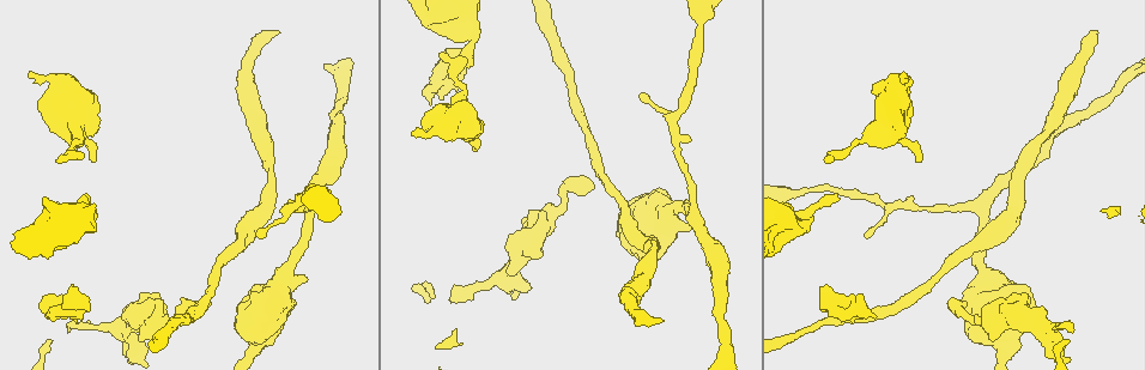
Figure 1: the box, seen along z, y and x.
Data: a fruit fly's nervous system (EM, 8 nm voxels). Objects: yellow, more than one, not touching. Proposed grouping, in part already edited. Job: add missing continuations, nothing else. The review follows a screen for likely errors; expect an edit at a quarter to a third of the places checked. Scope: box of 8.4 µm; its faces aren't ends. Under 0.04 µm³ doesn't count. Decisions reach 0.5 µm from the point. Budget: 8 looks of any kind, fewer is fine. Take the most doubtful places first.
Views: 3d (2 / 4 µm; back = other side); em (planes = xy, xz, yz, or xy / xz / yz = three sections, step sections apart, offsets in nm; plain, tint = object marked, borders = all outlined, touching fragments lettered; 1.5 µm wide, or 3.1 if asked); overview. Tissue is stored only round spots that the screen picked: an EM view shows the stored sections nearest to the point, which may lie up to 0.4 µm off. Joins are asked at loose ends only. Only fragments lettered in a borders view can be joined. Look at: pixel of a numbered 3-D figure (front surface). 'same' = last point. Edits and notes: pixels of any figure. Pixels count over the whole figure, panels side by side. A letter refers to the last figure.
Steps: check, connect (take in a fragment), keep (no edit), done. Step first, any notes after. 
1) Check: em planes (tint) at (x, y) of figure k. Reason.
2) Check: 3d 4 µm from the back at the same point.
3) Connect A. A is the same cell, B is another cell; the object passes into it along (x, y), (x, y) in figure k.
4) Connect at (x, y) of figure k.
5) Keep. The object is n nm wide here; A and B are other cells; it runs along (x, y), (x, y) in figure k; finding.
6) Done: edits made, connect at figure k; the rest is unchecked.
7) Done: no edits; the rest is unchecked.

Check: 3d 4 µm at (470, 63) of figure 1.

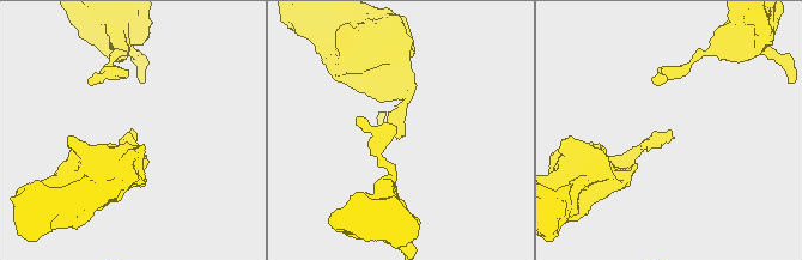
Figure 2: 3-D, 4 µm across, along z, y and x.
Check: em planes (borders) at (402, 134) of figure 2.

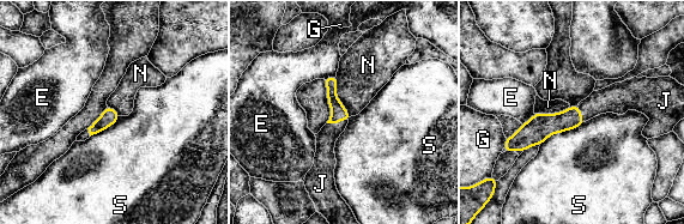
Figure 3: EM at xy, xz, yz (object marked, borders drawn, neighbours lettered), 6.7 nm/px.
Connect at (325, 157) of figure 3. The object is 110 nm wide here; the longest contact is with S, 360 nm; J is the same cell, E, G, N and S are other cells; it goes on there.

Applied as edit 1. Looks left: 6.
Check: 3d 2 µm at (1093, 33) of figure 1. Free end.

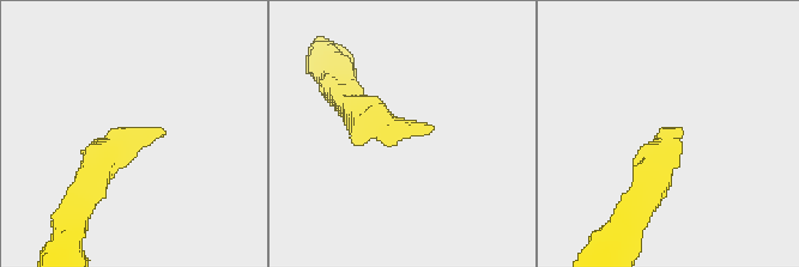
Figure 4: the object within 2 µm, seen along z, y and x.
Check: em planes (plain) at (668, 130) of figure 4.

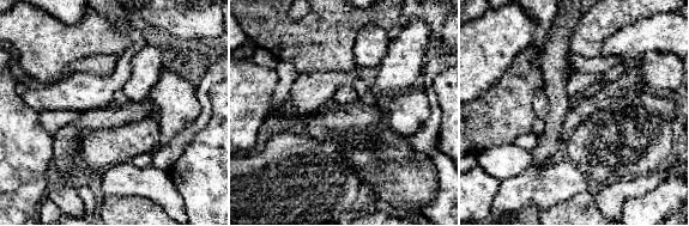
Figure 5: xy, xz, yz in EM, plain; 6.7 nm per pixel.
Check: em planes (borders) at the same point. What lies round it.

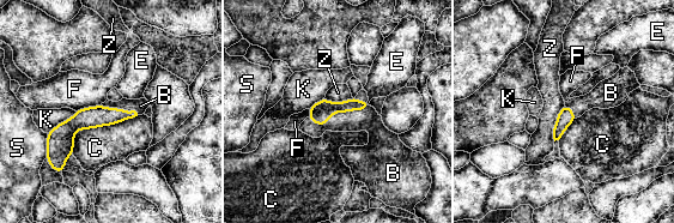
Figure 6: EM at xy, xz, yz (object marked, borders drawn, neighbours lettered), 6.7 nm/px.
Connect at (369, 120) of figure 6. B is the same cell, C, E, F, K, S and Z are other cells; the object passes into it along (319, 113), (338, 112), (369, 120) in figure 6; the cell continues.

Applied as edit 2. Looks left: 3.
Check: 3d 4 µm at (687, 229) of figure 1. Free end.

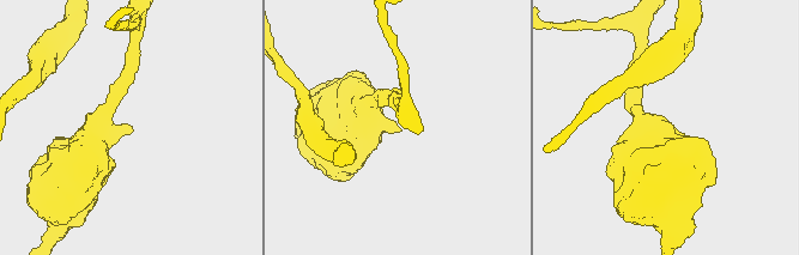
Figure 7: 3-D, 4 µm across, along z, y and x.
Check: em xz step 8 (tint) at (398, 131) of figure 7. Need the tissue.

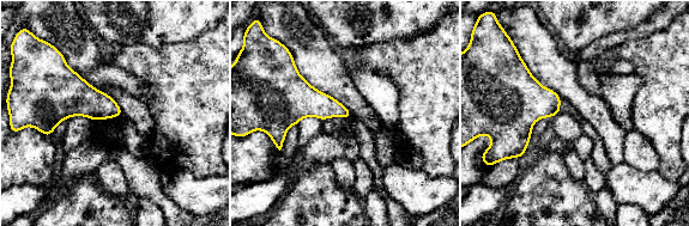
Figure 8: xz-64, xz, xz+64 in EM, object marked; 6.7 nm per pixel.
Check: em planes (borders) at the same point.

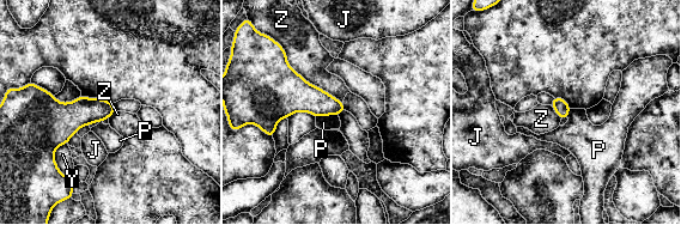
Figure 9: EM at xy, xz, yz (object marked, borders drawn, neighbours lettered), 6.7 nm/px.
Keep. J, P, Y and Z are other cells; no lettered fragment goes on from it.

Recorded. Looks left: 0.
Done: edits made, connect at figure 3, connect at figure 6; the rest is unchecked.

